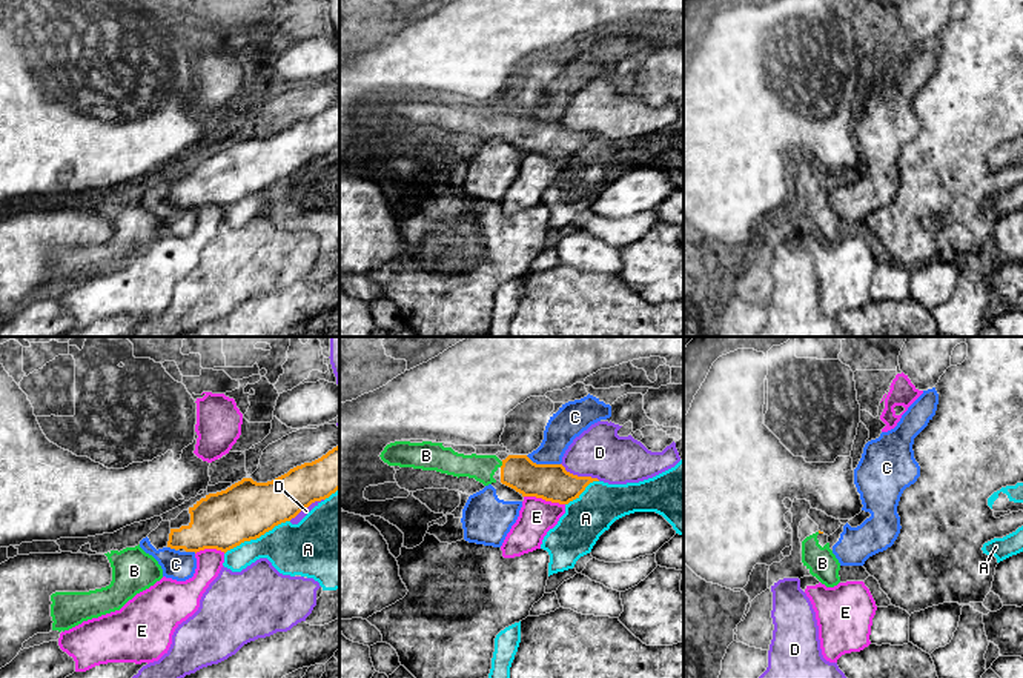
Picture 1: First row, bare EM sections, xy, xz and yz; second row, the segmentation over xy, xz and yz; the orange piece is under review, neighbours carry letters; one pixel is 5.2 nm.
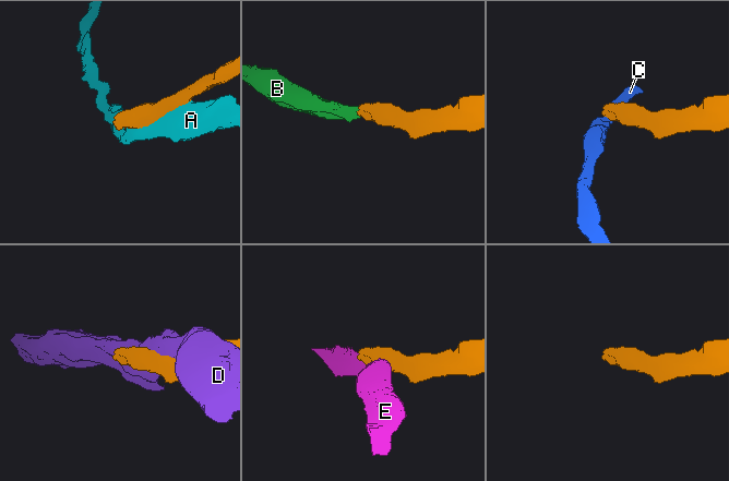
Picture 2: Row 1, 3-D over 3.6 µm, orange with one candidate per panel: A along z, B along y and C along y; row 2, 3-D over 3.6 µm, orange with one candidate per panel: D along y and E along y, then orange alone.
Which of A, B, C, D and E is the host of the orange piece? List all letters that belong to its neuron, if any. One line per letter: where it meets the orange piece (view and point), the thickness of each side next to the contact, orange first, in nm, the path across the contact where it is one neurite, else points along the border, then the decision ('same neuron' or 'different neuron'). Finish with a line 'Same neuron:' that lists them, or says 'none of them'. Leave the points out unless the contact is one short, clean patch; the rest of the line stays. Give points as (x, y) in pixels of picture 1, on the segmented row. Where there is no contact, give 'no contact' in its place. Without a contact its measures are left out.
A: contact xy (257, 537); calibres 300 and 280 nm; different neuron
B: contact xz (503, 465); calibres 190 and 140 nm; way xz (547, 481), (530, 480), (503, 465), (486, 465), (481, 468); same neuron
C: contact xz (542, 465); calibres 190 and 170 nm; border xz (526, 455), (536, 463), (559, 465); different neuron
D: contact xz (579, 477); calibres 190 and 280 nm; different neuron
E: contact xz (544, 498); calibres 190 and 190 nm; border xz (524, 495), (564, 505); different neuron
Same neuron: B

